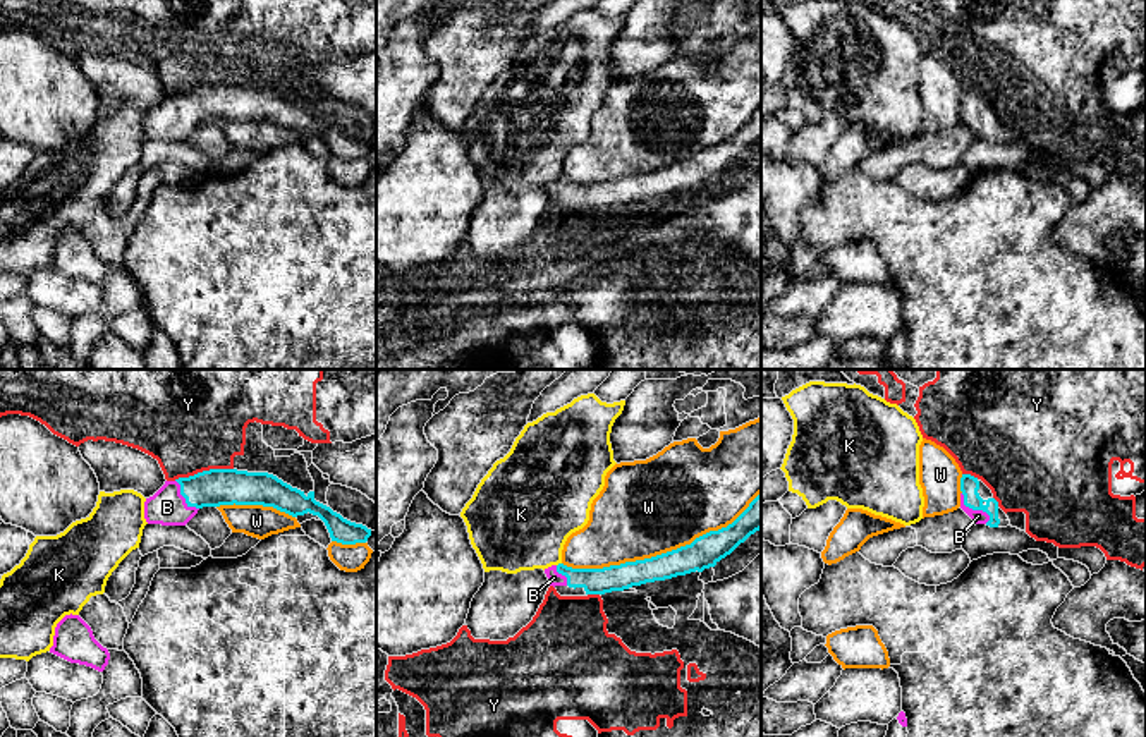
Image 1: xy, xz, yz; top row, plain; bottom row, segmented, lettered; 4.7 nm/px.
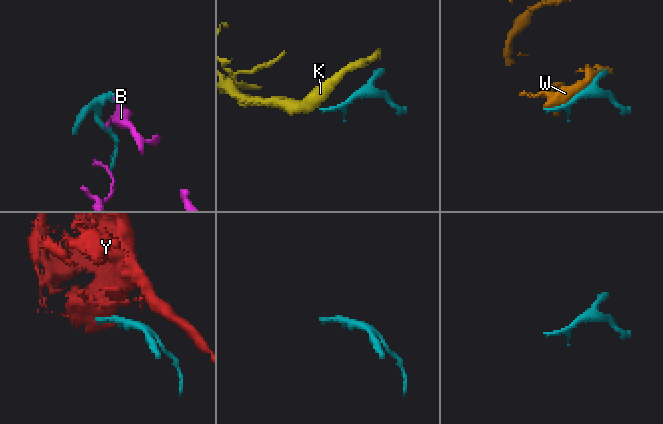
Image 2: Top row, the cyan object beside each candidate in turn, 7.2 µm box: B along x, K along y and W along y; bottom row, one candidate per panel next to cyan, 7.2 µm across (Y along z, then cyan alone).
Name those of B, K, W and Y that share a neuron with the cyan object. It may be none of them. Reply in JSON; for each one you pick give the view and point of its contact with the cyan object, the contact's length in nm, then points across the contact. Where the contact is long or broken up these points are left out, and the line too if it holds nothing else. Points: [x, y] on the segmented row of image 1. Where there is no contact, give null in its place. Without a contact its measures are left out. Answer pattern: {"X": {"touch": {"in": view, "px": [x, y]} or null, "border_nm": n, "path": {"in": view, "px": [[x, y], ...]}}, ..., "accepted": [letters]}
{"B": {"touch": {"in": "yz", "px": [973, 509]}, "border_nm": 190, "path": {"in": "yz", "px": [[969, 485], [973, 509], [978, 516]]}}, "accepted": ["B"]}

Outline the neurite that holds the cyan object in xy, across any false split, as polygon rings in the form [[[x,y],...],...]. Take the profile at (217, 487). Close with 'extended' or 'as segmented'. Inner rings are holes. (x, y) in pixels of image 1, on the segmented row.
[[[210,469],[189,478],[165,481],[165,484],[144,502],[148,524],[186,526],[199,509],[220,505],[263,505],[273,507],[292,517],[318,515],[332,541],[342,545],[366,543],[371,529],[351,522],[330,507],[283,483],[268,472],[247,472],[237,469]]]; extended

